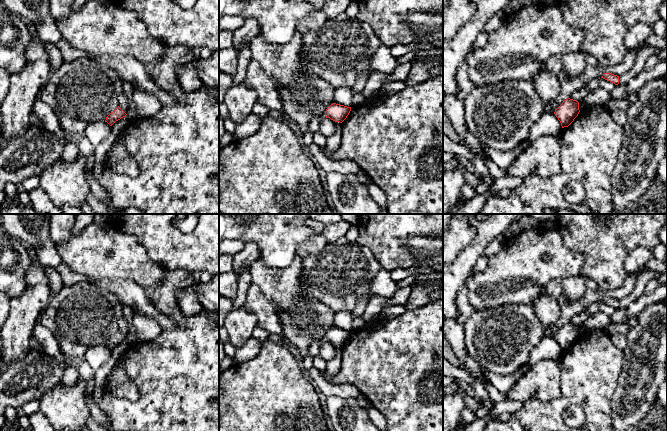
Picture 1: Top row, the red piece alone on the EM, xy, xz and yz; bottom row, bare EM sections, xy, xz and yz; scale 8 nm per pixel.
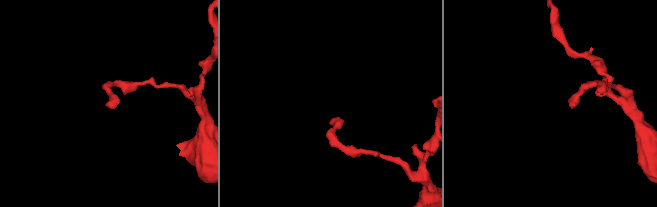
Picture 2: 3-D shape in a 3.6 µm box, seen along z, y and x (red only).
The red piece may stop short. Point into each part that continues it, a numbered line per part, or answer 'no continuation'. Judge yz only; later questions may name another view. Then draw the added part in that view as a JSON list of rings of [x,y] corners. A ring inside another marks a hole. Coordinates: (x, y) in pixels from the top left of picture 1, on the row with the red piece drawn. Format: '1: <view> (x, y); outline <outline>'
no continuation

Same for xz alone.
no continuation

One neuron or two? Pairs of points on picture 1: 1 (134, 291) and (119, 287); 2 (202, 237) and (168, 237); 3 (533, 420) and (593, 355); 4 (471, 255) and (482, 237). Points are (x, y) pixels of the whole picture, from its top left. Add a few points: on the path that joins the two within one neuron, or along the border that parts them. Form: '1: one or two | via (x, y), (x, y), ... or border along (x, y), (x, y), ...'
1: one | via (130, 291), (123, 289)
2: one | via (194, 239), (176, 239)
3: one | via (552, 411), (578, 387), (578, 383), (587, 374)
4: one | via (473, 251), (481, 241)

